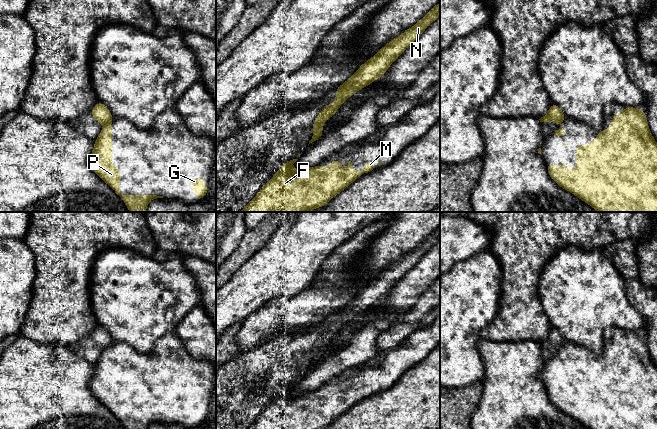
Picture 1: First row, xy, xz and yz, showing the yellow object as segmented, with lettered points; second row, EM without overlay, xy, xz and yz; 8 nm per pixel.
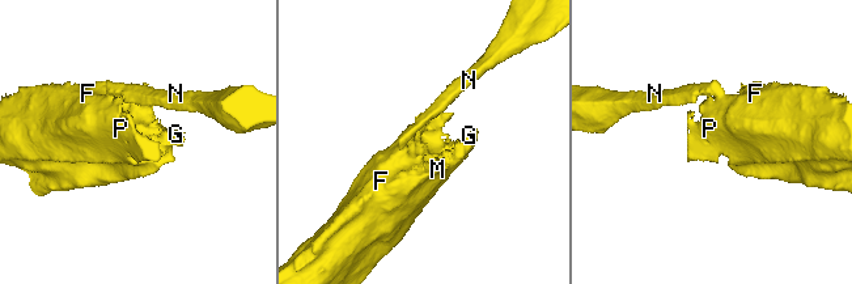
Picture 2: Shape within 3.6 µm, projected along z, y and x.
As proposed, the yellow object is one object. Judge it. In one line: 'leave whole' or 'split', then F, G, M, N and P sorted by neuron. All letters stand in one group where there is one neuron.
split; F G M P / N

